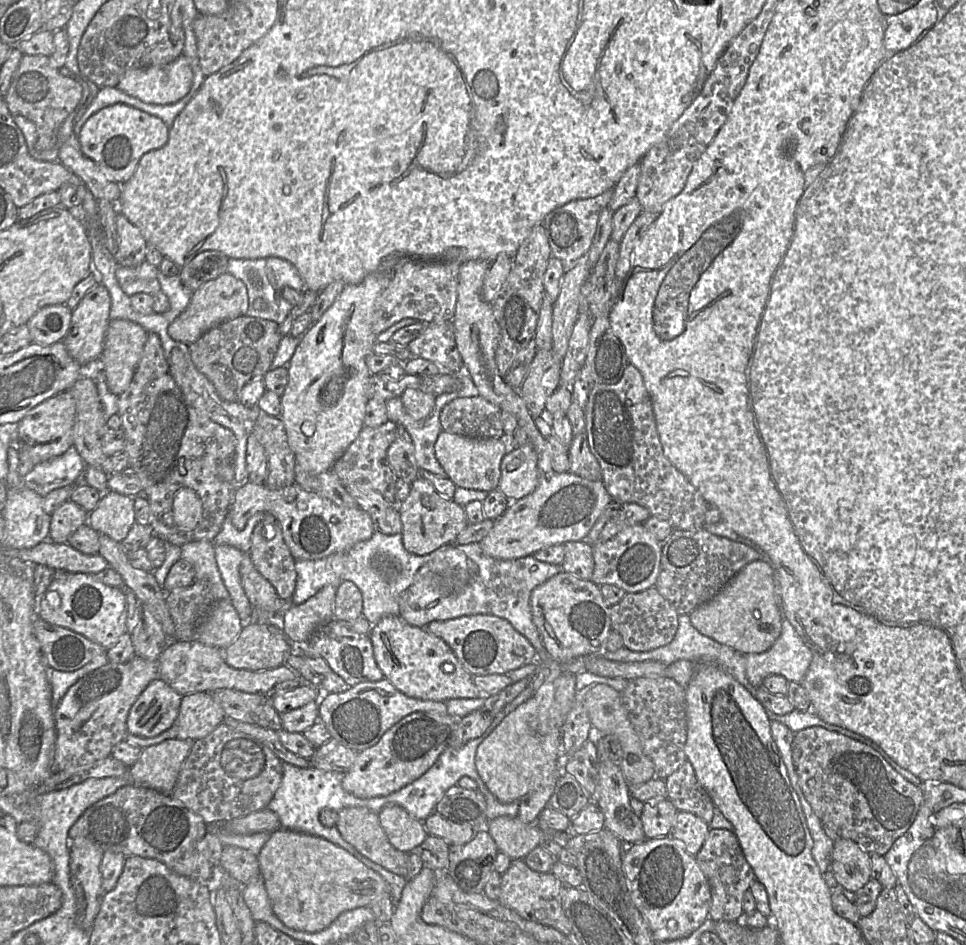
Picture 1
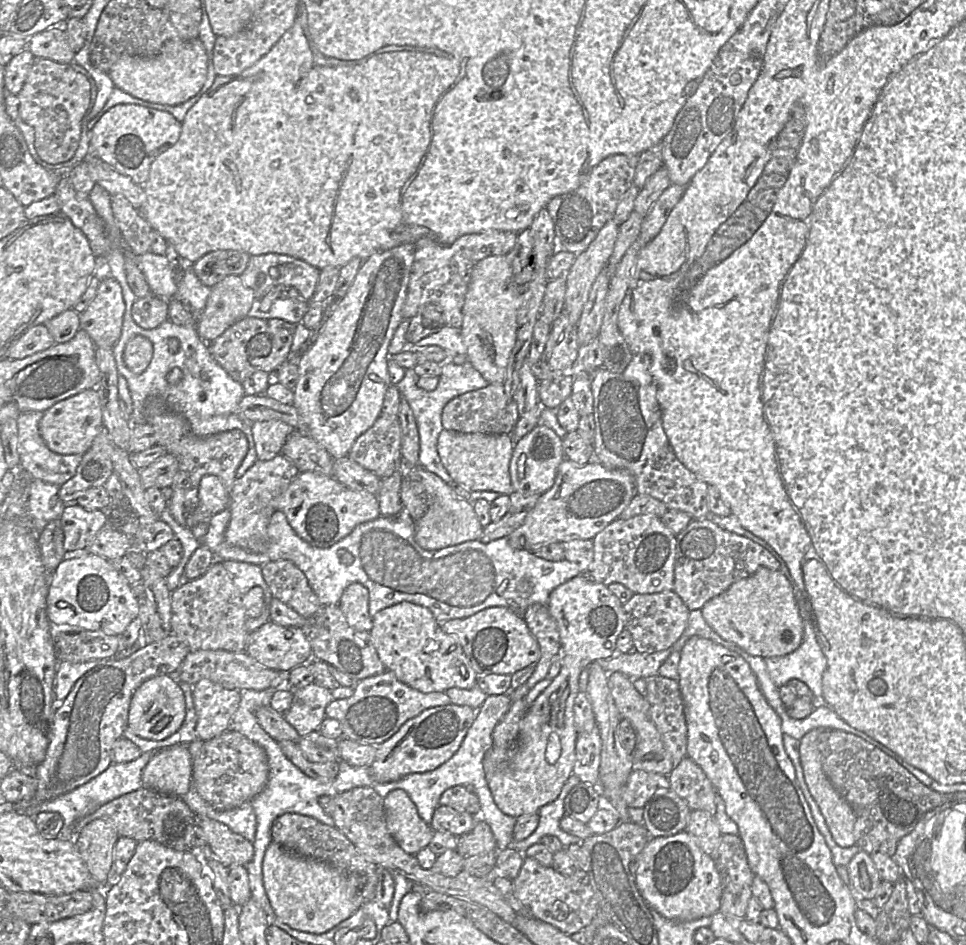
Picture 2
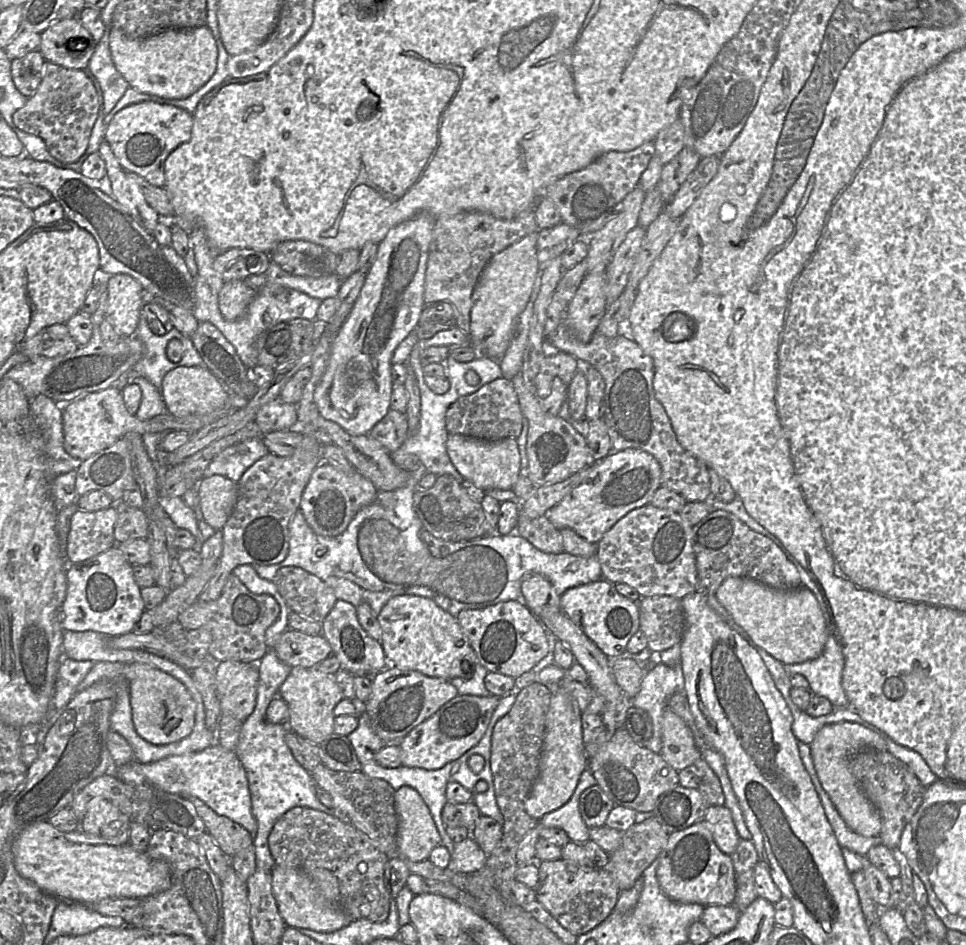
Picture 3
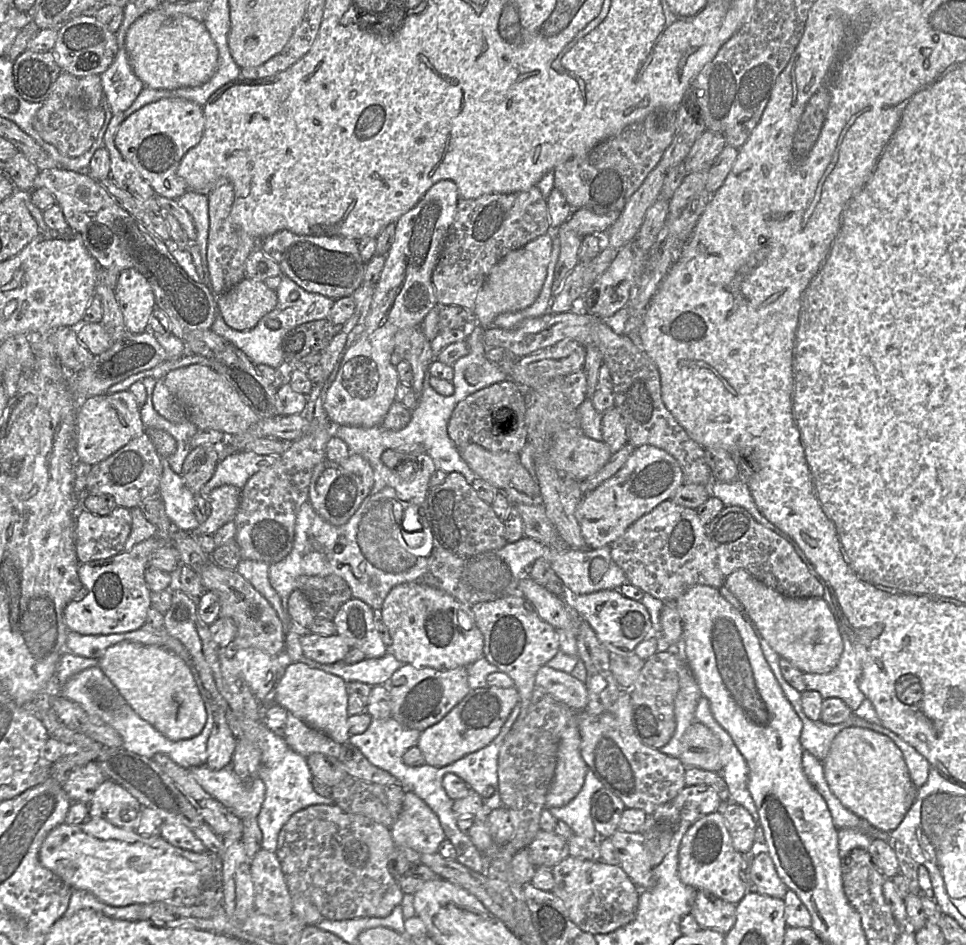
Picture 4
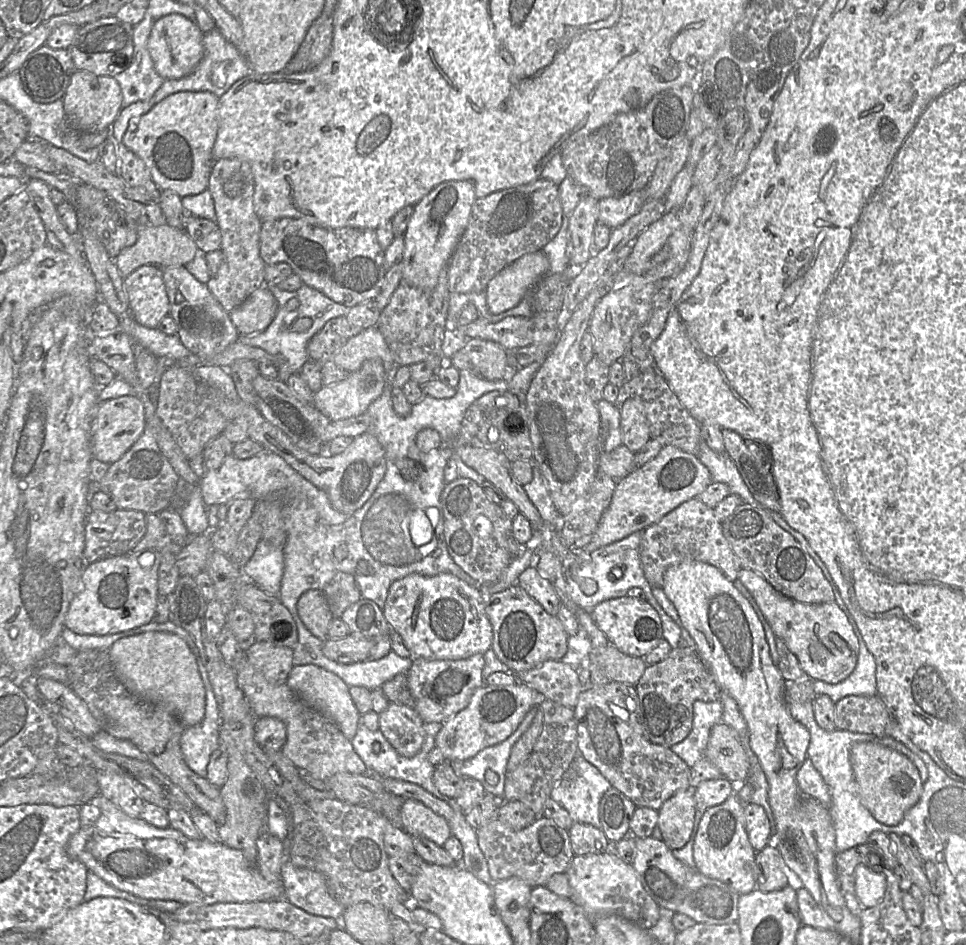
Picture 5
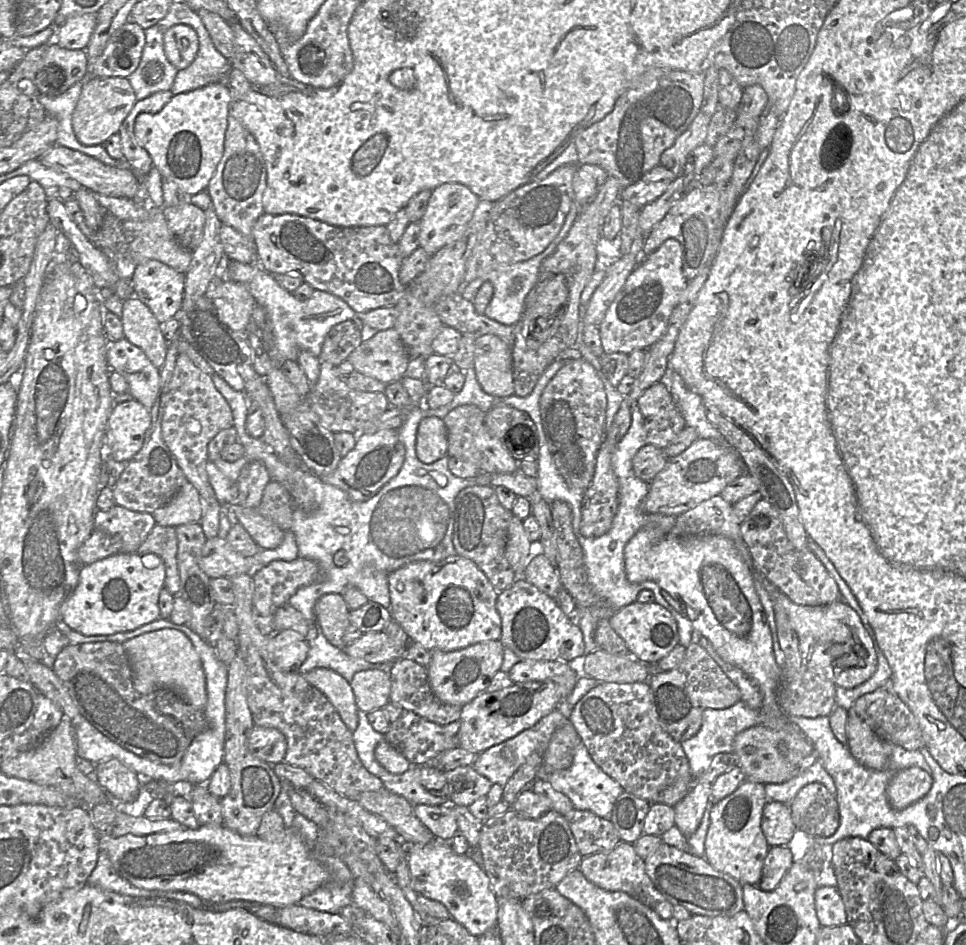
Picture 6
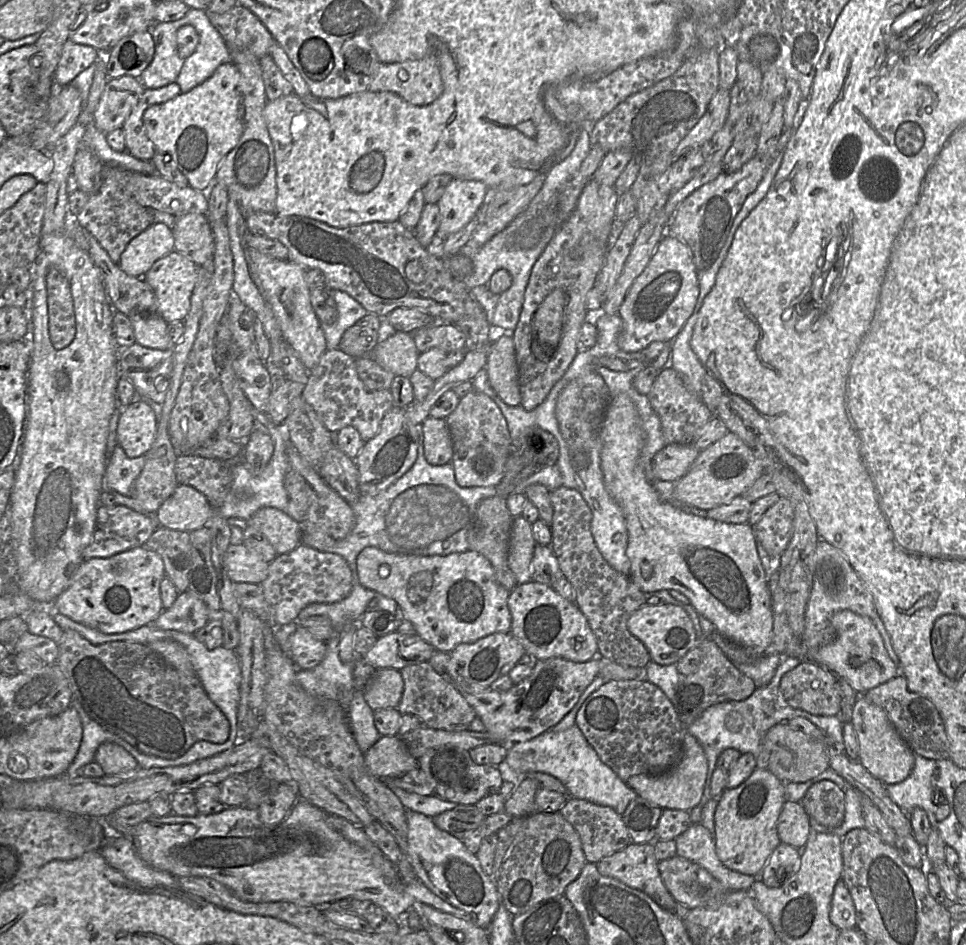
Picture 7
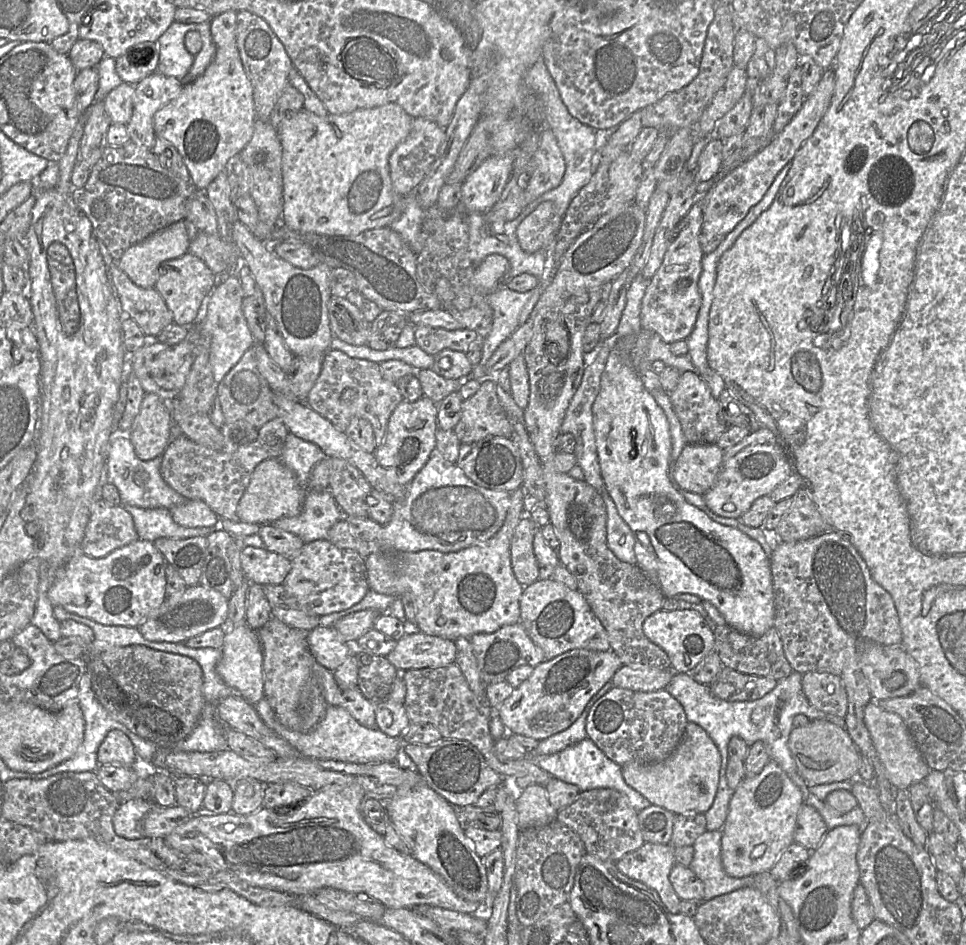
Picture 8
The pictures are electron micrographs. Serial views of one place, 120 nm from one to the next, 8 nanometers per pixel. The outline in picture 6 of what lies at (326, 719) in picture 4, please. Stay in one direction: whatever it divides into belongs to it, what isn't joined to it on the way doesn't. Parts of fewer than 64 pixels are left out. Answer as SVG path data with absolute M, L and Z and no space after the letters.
M315 668L303 677L328 698L347 728L353 733L358 725L358 708L350 682L328 668Z

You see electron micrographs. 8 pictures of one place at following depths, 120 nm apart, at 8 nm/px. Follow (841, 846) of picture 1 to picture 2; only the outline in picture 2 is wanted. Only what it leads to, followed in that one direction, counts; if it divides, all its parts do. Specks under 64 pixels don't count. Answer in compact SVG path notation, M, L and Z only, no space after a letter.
M864 851L858 852L847 864L849 886L865 899L872 900L881 884L881 879L871 856Z

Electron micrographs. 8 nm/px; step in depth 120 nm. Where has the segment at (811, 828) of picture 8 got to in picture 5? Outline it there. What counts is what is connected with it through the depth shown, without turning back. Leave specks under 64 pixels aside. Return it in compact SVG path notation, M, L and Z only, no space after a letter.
M746 803L744 807L745 829L753 849L758 852L771 844L773 826L758 804Z

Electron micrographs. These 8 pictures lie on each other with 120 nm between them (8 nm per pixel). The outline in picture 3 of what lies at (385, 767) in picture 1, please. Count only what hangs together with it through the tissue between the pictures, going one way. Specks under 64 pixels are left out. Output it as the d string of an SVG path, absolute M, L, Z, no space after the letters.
M458 695L447 702L400 740L402 766L436 770L457 760L481 740L498 702L499 697L493 695Z

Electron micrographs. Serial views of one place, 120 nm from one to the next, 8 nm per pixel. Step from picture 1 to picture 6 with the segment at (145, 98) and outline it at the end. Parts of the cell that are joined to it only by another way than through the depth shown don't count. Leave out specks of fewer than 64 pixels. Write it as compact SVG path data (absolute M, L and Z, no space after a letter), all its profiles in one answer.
M176 24L165 32L163 45L168 61L179 71L187 68L195 59L199 39L192 27Z

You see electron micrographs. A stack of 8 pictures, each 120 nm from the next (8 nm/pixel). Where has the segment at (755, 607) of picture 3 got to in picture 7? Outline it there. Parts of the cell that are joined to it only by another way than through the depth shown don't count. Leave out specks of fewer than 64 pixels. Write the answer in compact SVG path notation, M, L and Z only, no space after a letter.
M840 610L831 617L835 639L815 654L814 662L844 679L858 694L883 684L900 671L885 648L883 638L872 621L850 610Z

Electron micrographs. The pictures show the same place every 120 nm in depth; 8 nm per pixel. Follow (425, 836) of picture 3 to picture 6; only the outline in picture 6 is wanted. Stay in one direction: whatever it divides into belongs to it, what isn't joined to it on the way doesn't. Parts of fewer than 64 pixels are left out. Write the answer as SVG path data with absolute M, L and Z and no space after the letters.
M413 805L414 813L420 822L435 838L451 842L458 833L458 825L450 805Z

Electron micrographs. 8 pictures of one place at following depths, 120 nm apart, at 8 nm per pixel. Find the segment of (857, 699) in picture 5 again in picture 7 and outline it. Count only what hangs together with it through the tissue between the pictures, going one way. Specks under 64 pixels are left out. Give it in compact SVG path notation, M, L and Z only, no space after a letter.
M898 674L863 695L864 699L881 707L887 713L895 730L914 754L933 760L950 758L949 740L938 709L926 697L910 691L903 675Z

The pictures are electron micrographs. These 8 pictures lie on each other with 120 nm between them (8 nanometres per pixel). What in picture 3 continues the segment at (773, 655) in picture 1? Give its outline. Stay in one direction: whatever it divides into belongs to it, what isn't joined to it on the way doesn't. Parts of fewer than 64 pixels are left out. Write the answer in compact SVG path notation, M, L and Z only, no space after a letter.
M833 635L828 636L819 657L803 663L784 665L784 669L787 674L804 676L813 694L827 698L835 708L845 708L849 702L842 686L844 665L842 648Z

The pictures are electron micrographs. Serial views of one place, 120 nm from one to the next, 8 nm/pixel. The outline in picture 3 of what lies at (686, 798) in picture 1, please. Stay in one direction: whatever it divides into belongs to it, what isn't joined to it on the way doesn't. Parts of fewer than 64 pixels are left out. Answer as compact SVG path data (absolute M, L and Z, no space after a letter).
M704 759L678 771L679 785L698 790L709 806L722 806L725 796L721 782Z

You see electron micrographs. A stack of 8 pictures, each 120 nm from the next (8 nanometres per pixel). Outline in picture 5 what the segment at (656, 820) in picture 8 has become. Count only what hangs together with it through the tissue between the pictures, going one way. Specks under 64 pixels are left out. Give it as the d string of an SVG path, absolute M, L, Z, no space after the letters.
M610 787L599 804L601 829L607 839L618 842L630 835L629 823L636 805L621 791Z

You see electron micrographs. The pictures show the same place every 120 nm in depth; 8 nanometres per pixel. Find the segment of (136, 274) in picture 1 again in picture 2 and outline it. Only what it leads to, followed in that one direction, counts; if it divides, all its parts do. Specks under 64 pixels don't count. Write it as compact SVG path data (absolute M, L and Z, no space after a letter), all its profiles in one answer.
M151 251L137 255L137 266L154 296L164 300L175 297L178 289L175 270L165 255Z

